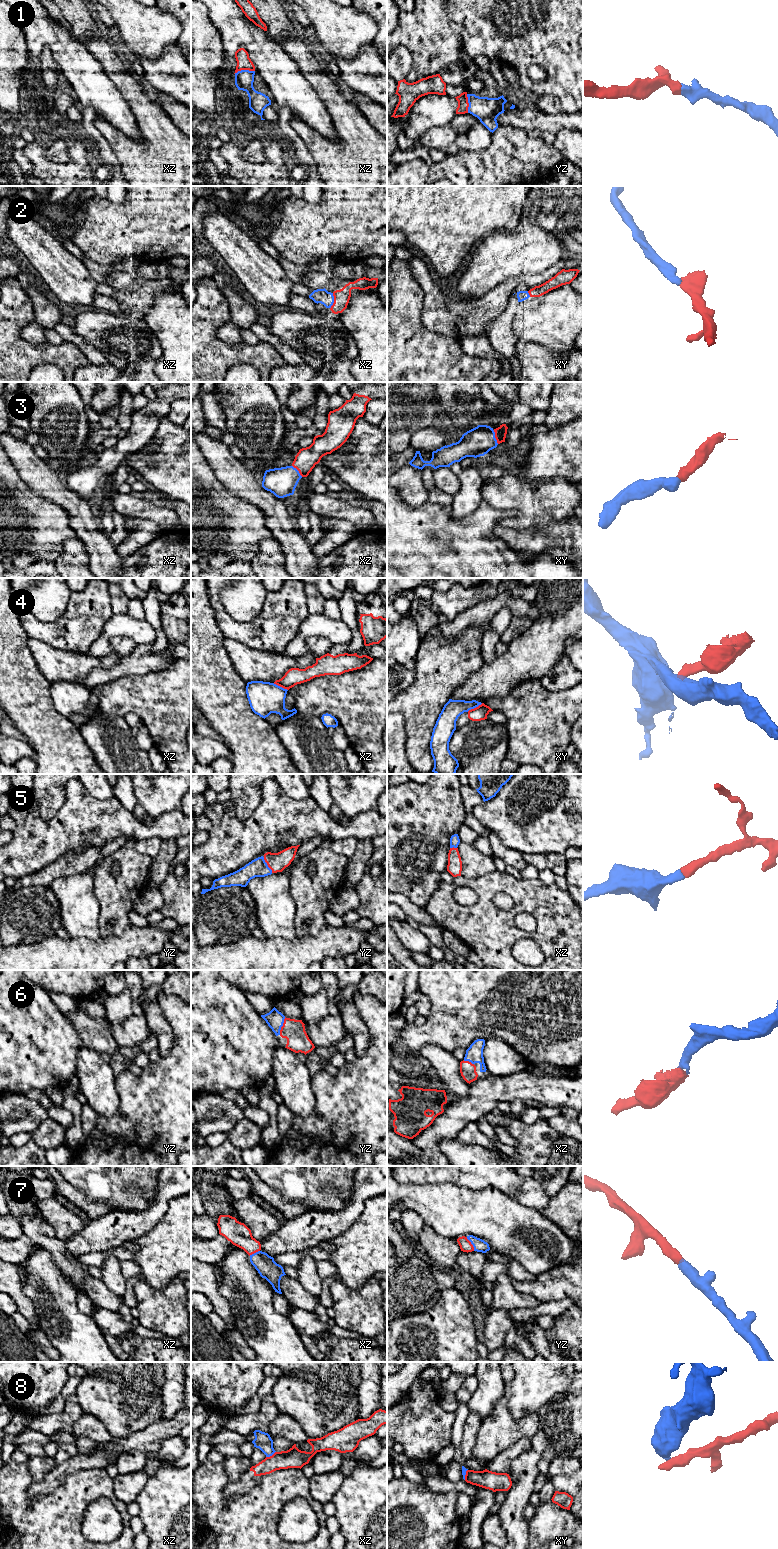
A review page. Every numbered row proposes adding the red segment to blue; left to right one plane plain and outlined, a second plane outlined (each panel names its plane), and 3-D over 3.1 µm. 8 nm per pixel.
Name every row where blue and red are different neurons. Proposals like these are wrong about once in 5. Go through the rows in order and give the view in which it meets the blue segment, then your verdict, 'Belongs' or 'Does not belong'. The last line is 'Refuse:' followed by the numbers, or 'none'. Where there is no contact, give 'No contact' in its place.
1: Touches blue in xz. Belongs
2: Touches blue in xz. Belongs
3: Touches blue in xy. Belongs
4: Touches blue in xy. Does not belong
5: Touches blue in yz. Belongs
6: Touches blue in yz. Belongs
7: Touches blue in yz. Belongs
8: Touches blue in xz. Does not belong
Refuse: 4, 8

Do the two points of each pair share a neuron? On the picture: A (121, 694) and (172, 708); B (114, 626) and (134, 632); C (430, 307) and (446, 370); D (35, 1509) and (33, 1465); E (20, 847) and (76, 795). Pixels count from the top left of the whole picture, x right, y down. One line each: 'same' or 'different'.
A: same
B: same
C: different
D: different
E: same

